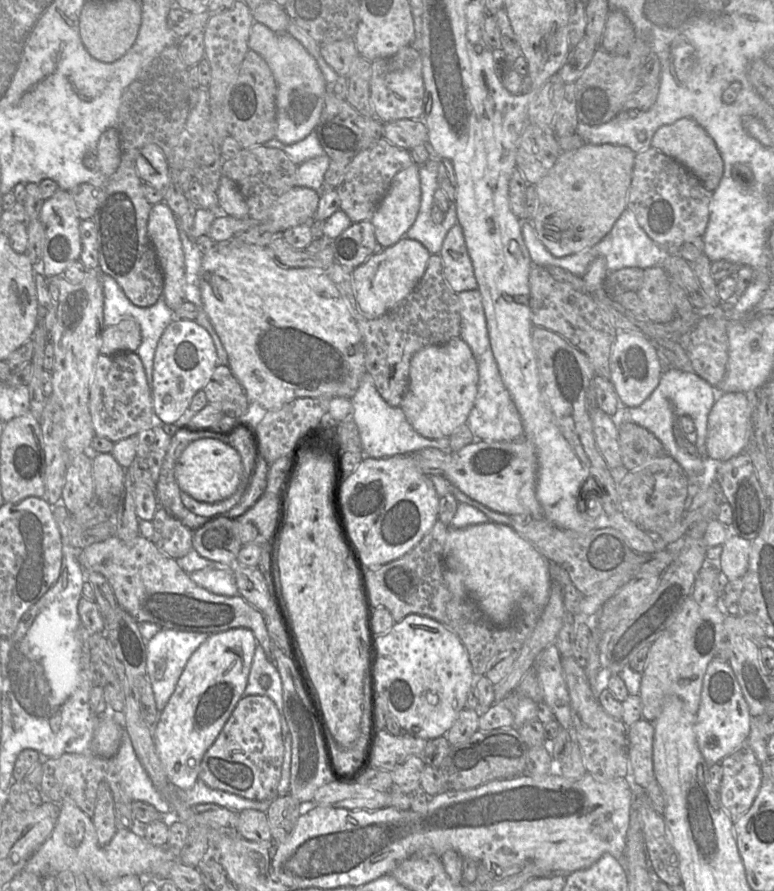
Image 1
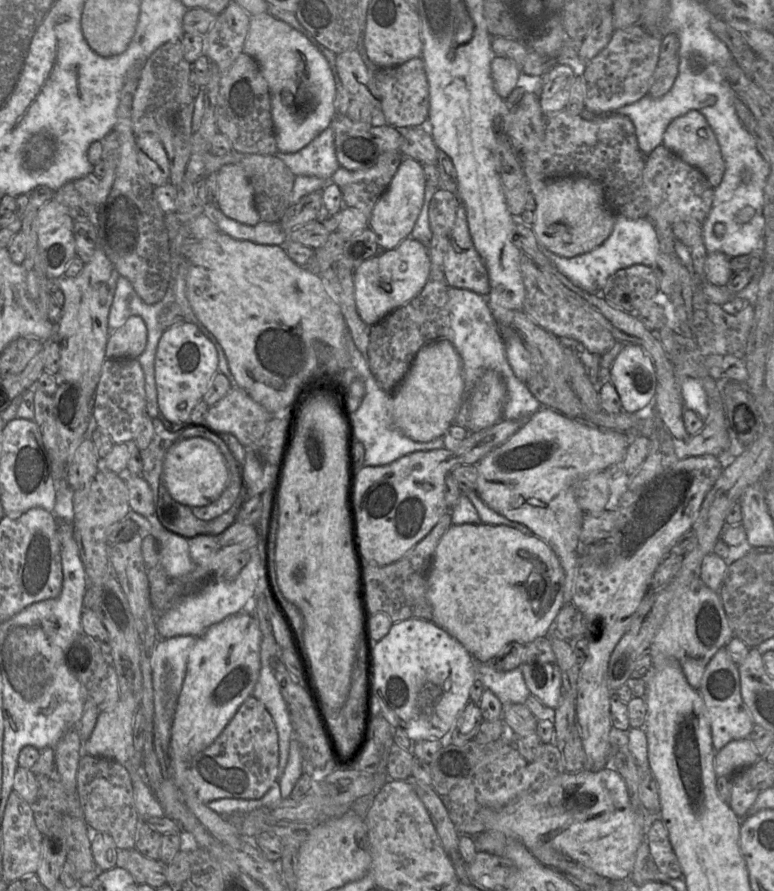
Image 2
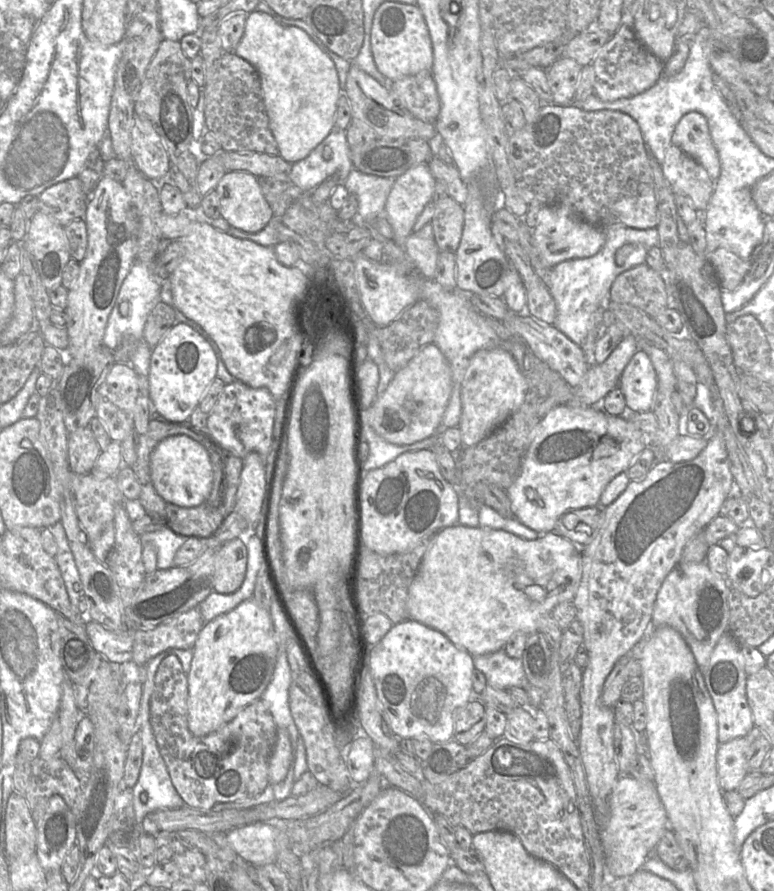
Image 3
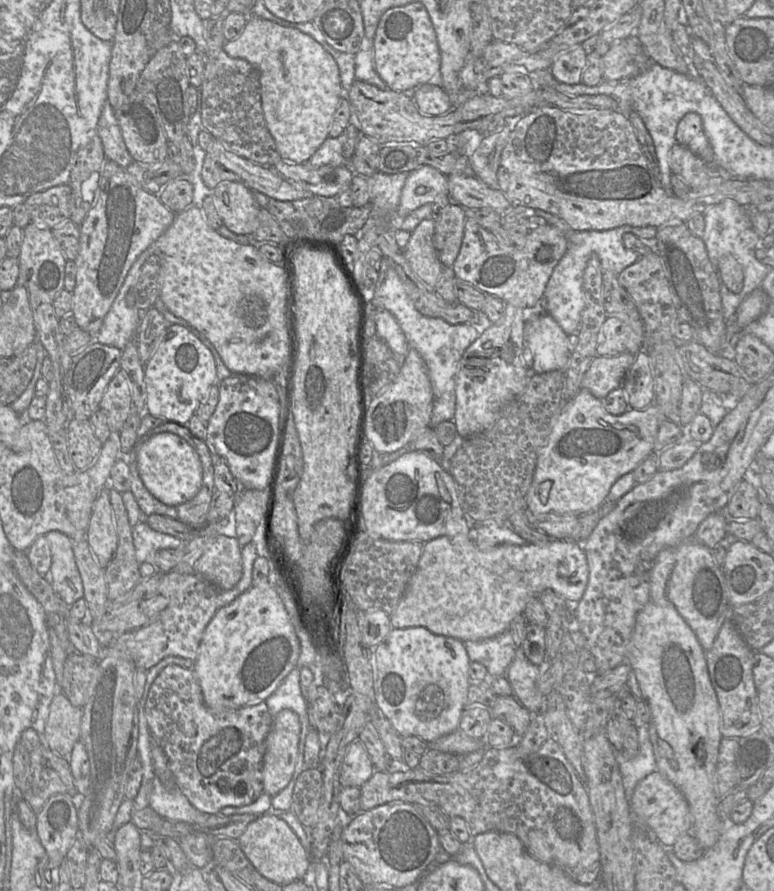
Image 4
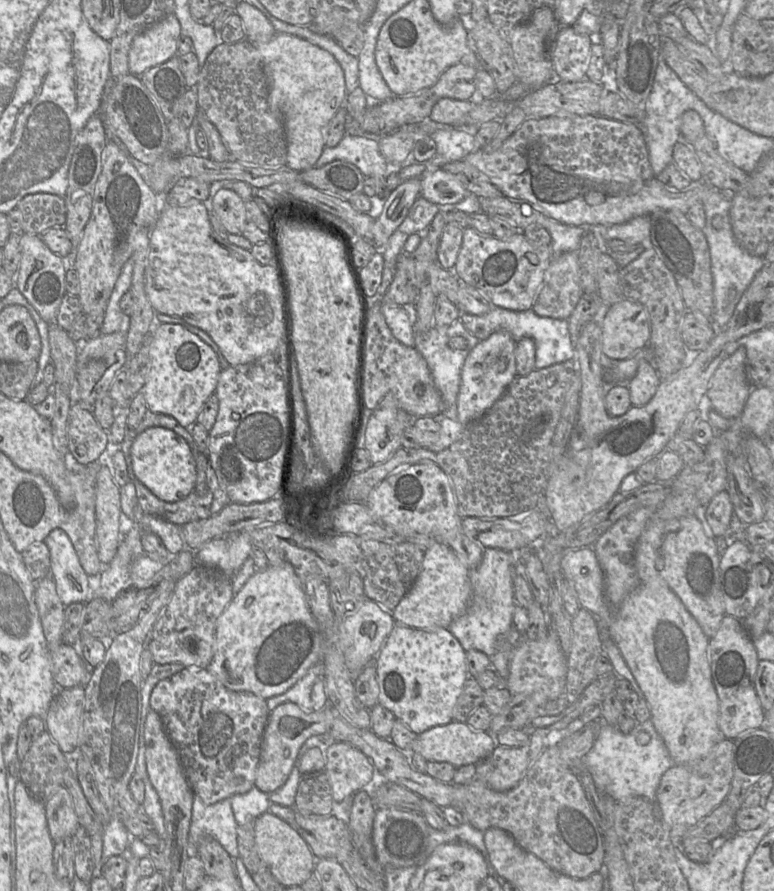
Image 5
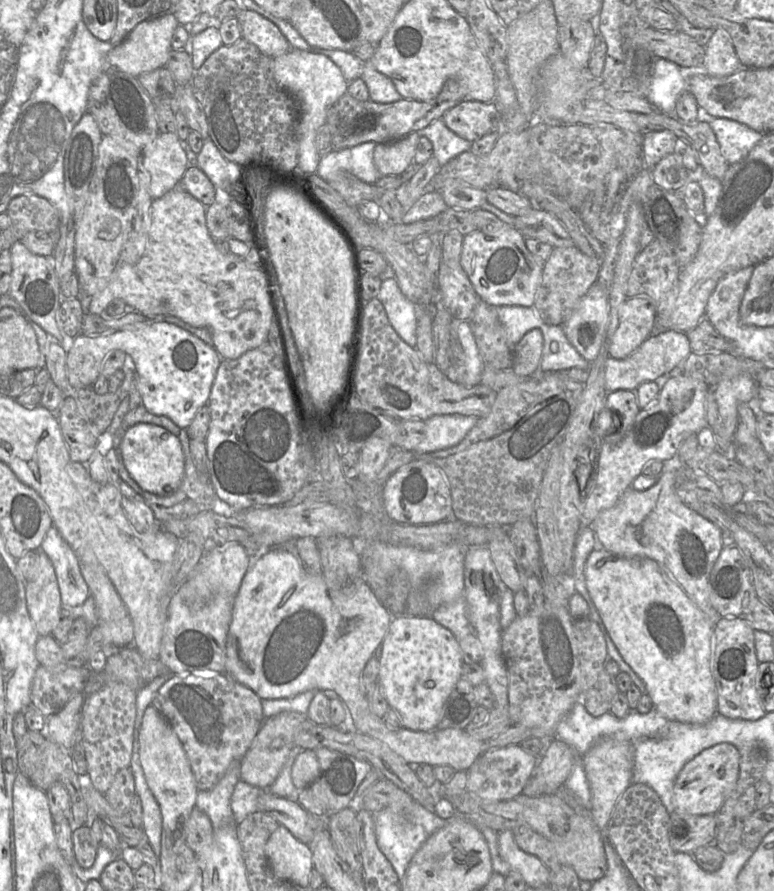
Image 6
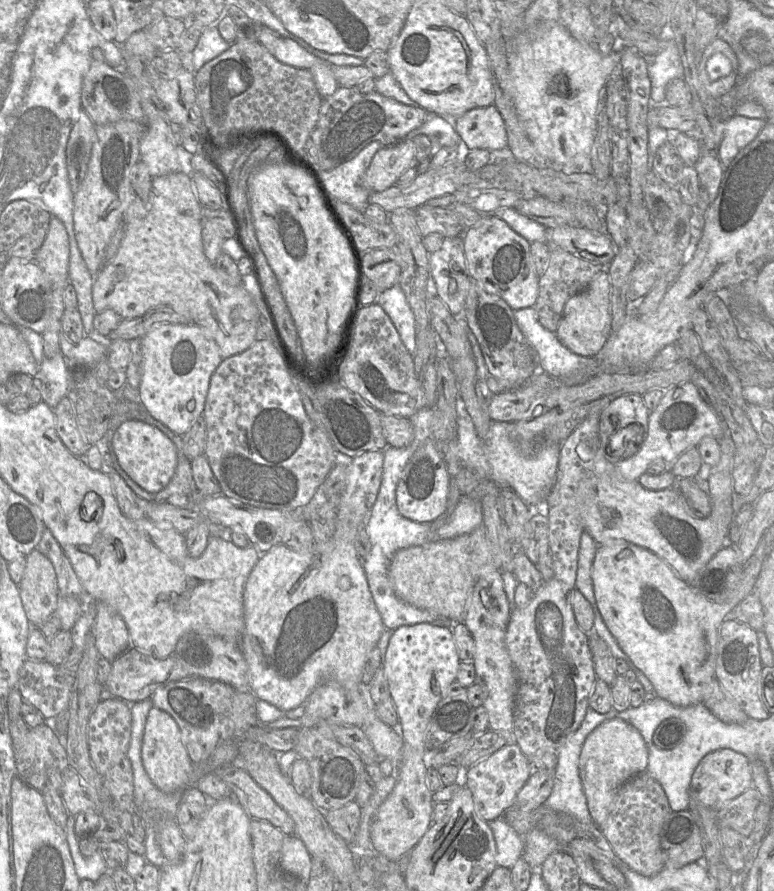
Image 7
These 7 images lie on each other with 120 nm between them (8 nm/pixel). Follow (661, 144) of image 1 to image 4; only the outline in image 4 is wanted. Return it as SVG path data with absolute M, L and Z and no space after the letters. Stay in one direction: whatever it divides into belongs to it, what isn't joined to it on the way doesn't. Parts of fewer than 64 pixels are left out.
M687 113L682 117L677 125L675 139L676 143L690 149L707 166L715 166L715 155L697 113Z

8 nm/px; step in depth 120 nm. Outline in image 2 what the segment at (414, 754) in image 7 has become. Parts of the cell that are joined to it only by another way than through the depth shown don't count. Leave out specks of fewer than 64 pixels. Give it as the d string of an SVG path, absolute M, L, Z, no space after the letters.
M411 618L393 623L390 631L384 638L378 642L373 642L373 662L374 674L372 690L374 693L374 699L378 701L379 713L382 714L393 727L403 728L408 737L414 742L427 739L441 739L449 730L453 731L453 726L458 716L470 702L470 689L474 680L477 678L476 661L459 641L452 637L446 630L431 621Z

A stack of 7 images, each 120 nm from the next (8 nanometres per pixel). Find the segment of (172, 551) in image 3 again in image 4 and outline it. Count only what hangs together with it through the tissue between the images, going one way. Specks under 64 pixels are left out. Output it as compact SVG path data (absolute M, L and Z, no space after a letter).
M145 517L133 527L132 534L135 555L139 564L148 562L154 565L154 557L159 550L176 549L183 544L183 541L174 536L151 529Z

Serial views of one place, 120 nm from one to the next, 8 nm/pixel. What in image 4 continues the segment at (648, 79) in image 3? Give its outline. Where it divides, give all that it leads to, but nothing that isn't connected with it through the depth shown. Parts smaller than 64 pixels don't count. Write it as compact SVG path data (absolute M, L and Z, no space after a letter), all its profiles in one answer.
M632 35L613 43L601 56L602 78L607 82L627 80L643 73L652 62L639 39Z

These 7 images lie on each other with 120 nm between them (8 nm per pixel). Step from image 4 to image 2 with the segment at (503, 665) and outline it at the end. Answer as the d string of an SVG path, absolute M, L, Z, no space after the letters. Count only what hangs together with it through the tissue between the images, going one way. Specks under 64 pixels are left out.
M476 662L476 673L484 687L495 694L503 705L525 704L531 695L519 667L510 671L499 671L491 662Z

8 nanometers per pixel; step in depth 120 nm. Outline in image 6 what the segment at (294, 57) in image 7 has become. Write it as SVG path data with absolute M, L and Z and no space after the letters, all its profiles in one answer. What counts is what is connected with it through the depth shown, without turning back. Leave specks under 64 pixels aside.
M242 10L237 19L242 38L254 44L263 54L275 58L292 49L279 28L259 13Z

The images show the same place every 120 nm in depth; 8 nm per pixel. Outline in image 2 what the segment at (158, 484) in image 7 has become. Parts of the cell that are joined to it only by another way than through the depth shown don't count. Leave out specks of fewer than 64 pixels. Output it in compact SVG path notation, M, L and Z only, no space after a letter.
M182 436L167 450L161 477L168 493L176 502L188 507L200 507L214 502L221 495L226 487L229 471L213 441Z

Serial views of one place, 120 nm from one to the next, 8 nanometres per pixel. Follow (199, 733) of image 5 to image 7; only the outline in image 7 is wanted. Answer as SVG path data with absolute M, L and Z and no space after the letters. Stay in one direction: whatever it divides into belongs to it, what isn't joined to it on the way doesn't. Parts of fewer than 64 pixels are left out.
M193 677L174 681L156 689L150 700L154 707L167 712L177 723L193 765L206 760L219 742L242 738L249 728L261 723L257 717L257 698L251 691L238 692L216 680Z

